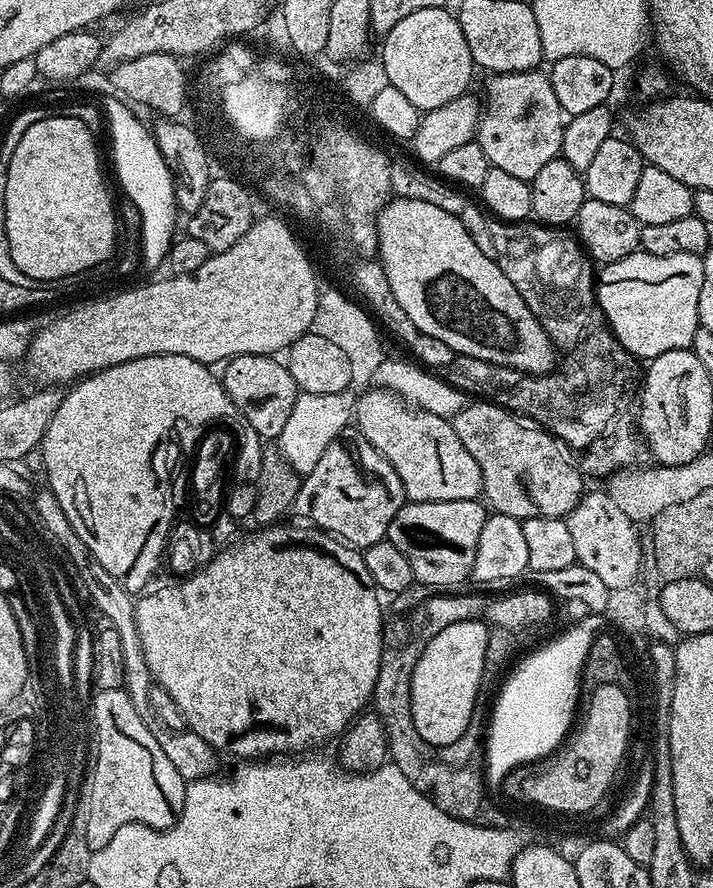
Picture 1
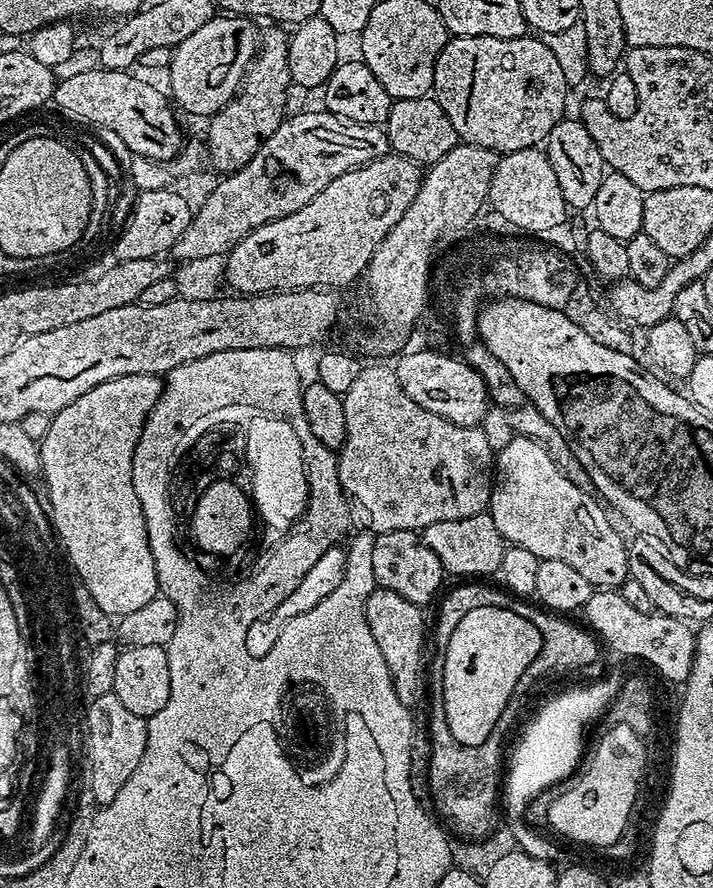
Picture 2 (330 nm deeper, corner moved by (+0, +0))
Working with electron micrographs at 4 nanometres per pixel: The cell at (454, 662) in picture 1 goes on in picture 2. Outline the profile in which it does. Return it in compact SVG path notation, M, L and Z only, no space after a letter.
M478 606L478 610L470 610L466 618L458 622L454 634L450 634L450 642L442 649L442 691L445 698L446 723L454 738L460 736L464 744L480 744L480 740L488 736L488 728L492 728L492 720L500 716L504 700L511 698L518 686L518 680L542 650L542 634L538 626L534 626L534 622L529 620L523 611L515 612L514 608Z

